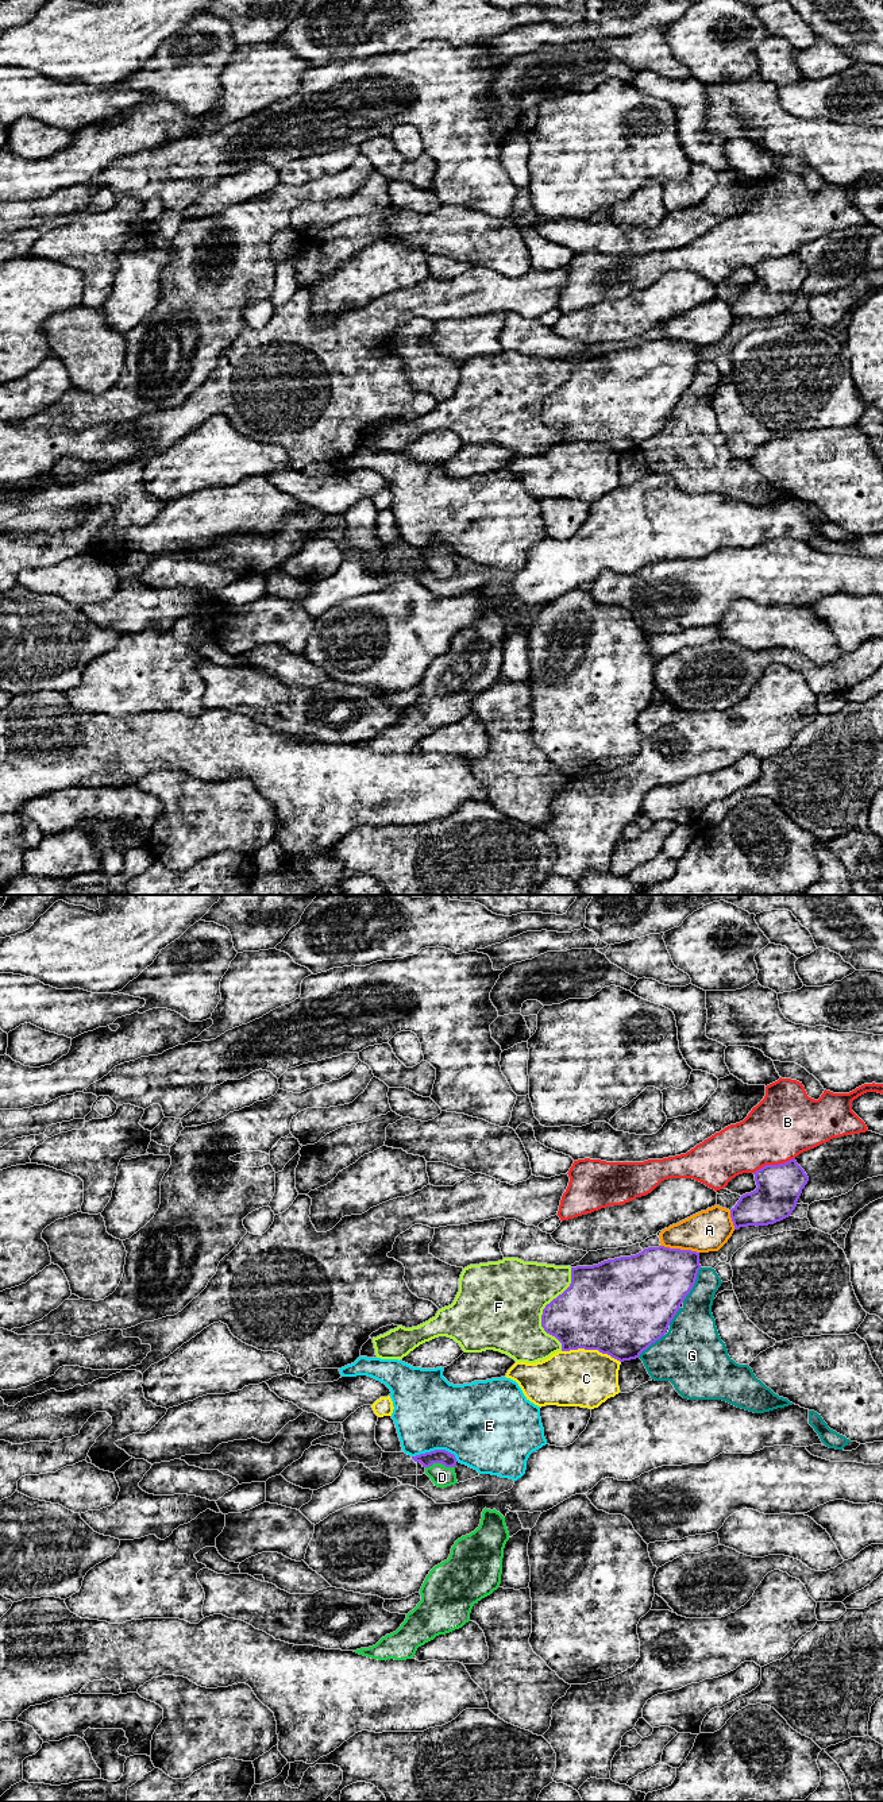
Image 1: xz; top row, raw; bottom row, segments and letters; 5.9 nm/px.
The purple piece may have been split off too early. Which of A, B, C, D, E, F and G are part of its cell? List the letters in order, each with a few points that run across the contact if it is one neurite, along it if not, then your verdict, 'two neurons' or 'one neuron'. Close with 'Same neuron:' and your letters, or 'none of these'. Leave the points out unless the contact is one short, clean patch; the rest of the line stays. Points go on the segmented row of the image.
A: two neurons
B: two neurons
C: two neurons
D: xz (443, 1457), (439, 1462), (442, 1477) | one neuron
E: two neurons
F: two neurons
G: two neurons
Same neuron: D

